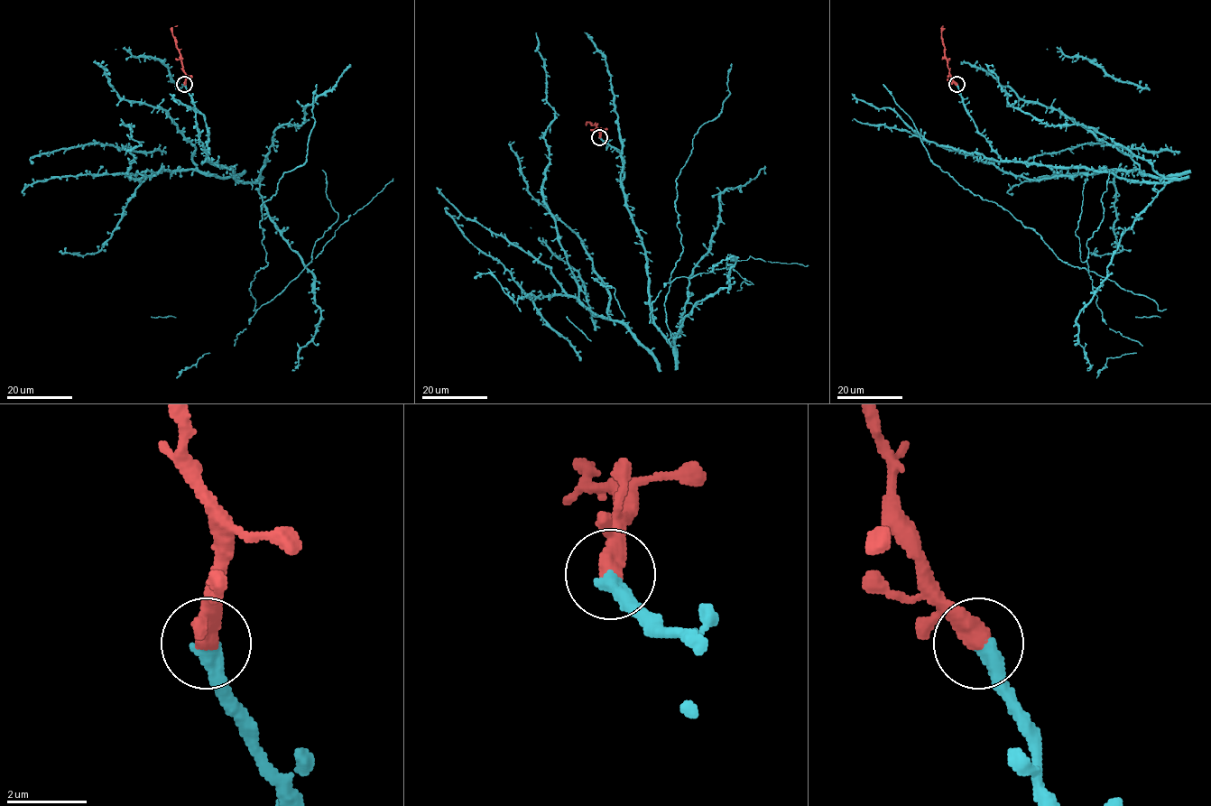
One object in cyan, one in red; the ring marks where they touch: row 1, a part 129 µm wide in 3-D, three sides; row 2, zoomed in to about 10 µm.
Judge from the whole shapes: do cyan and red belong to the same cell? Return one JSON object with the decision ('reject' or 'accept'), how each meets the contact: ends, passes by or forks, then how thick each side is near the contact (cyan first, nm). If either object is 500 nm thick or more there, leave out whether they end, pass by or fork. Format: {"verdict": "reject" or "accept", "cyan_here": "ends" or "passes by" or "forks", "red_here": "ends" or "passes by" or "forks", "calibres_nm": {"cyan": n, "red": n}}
{"verdict": "accept", "calibres_nm": {"cyan": 440, "red": 500}}

